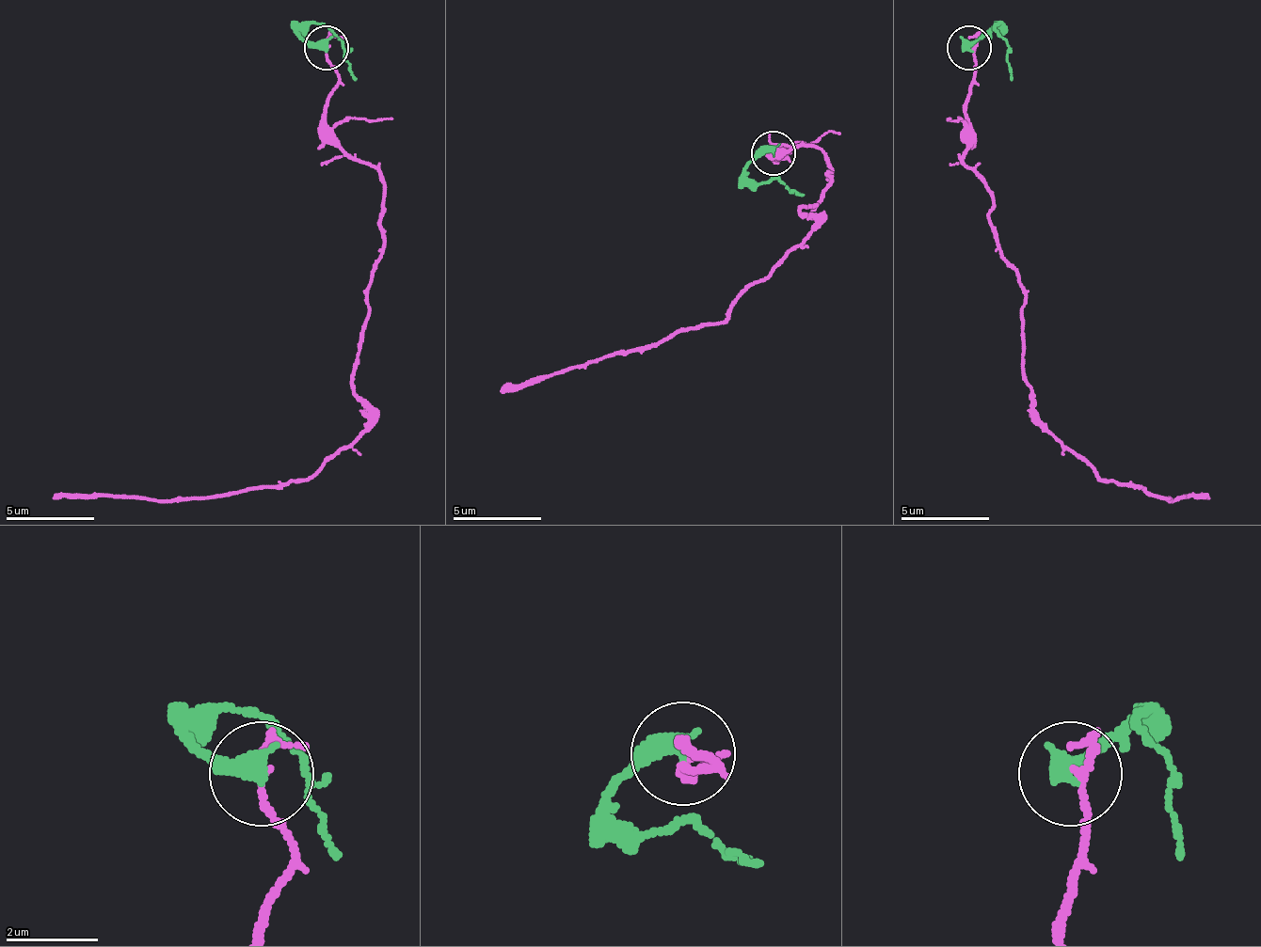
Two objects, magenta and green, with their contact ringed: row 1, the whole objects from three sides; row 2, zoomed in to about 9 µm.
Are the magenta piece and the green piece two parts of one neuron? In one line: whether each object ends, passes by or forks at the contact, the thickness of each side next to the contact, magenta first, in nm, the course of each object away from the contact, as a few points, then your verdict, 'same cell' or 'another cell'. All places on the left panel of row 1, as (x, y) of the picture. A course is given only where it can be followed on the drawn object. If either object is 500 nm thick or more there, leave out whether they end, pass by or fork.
magenta passes by; green ends there; 150 nm thick on the magenta side, 480 nm on the other; magenta runs (327, 47), (327, 131), (385, 188), (354, 386), (367, 426), (305, 480), (269, 488), (53, 497); green runs (327, 47), (313, 47), (300, 33), (310, 24), (327, 29), (341, 42), (354, 82); another cell

